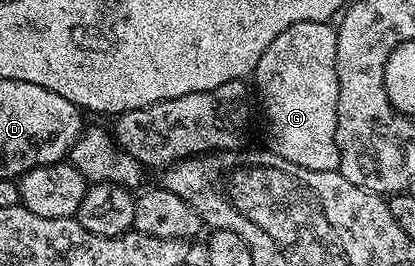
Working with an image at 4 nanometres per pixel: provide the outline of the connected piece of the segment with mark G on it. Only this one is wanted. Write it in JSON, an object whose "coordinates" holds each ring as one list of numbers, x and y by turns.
{"coordinates":[[301,21,285,29,260,58,253,82,263,106,268,149,312,171,337,170,340,158,336,139,339,96,336,29,330,23,317,21]]}

